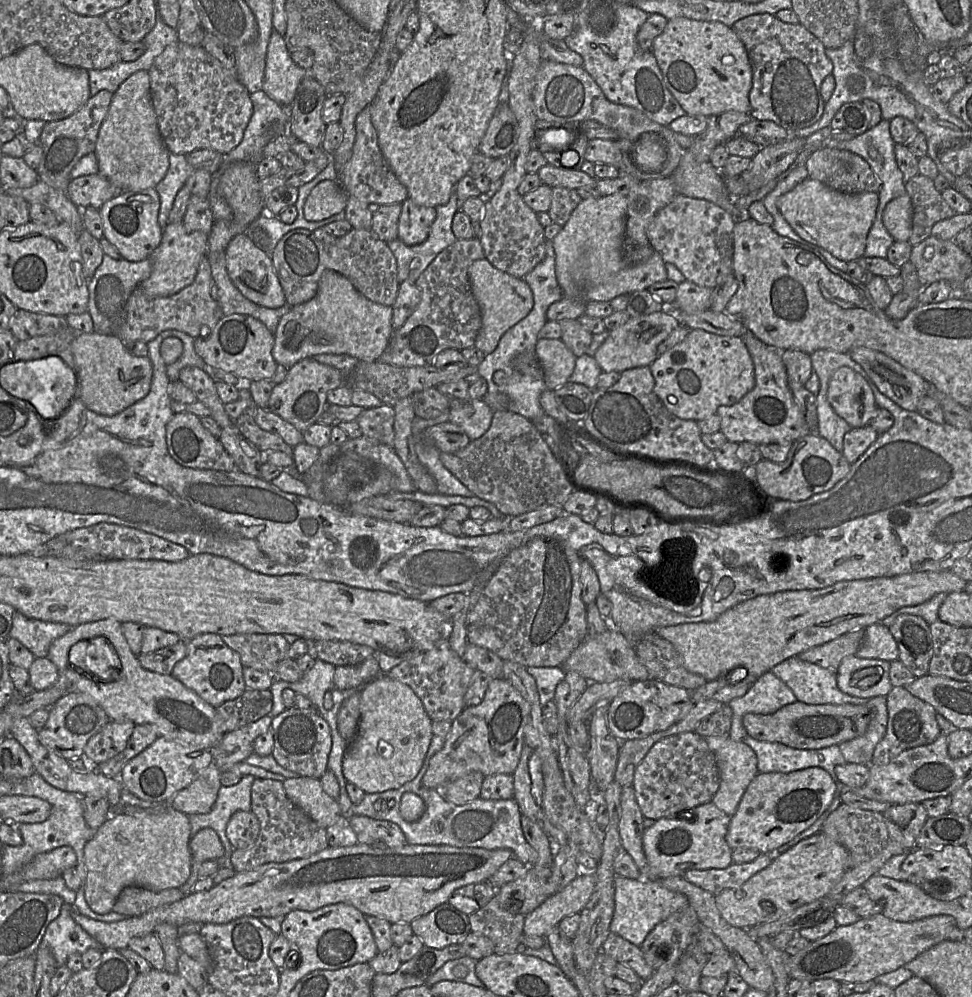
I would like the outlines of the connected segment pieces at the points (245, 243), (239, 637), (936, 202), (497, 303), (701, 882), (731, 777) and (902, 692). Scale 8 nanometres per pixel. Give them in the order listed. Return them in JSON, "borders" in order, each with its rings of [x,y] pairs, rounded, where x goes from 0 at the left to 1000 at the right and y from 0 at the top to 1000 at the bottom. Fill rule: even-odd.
{"borders":[[[[252,234],[244,235],[238,240],[231,250],[231,257],[236,278],[250,297],[274,309],[284,310],[295,305],[279,257],[266,250]]],[[[239,636],[227,638],[231,646],[244,654],[251,669],[281,675],[287,665],[297,659],[298,646],[290,636]]],[[[943,175],[931,184],[931,192],[939,207],[938,232],[934,243],[941,247],[958,237],[962,224],[979,218],[984,213],[963,191],[959,180]]],[[[501,260],[489,261],[481,270],[486,294],[495,312],[495,329],[488,348],[499,356],[506,354],[517,335],[540,319],[548,310],[549,300],[545,287],[537,280],[509,269]]],[[[857,777],[855,779],[860,786],[860,794],[855,807],[833,829],[818,839],[815,843],[789,857],[783,857],[774,865],[762,867],[753,866],[745,872],[711,872],[705,874],[703,880],[710,886],[736,899],[746,892],[760,891],[763,889],[775,878],[790,870],[802,857],[824,843],[844,835],[850,820],[866,805],[864,798],[867,795],[867,791],[861,786],[863,783],[861,779],[857,779]]],[[[723,739],[730,752],[735,755],[741,777],[740,790],[734,798],[733,804],[751,819],[755,817],[770,787],[781,775],[779,758],[770,747],[752,742],[750,739]]],[[[919,689],[912,698],[912,708],[912,734],[900,749],[895,768],[913,766],[930,752],[958,746],[968,736],[960,708],[939,698],[932,690]]]]}

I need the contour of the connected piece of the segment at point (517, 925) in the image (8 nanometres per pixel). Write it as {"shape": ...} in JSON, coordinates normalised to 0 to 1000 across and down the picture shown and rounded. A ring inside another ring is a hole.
{"shape":[[[511,898],[481,919],[485,935],[503,941],[508,947],[509,957],[532,955],[540,919],[519,913],[513,908]]]}

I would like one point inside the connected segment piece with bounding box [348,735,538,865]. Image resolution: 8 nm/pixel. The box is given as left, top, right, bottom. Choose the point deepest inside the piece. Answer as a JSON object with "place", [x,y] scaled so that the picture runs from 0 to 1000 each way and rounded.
{"place":[504,826]}

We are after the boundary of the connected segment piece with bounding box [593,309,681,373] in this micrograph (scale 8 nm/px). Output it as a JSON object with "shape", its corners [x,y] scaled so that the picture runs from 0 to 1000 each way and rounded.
{"shape":[[[684,310],[666,317],[648,319],[643,325],[628,332],[626,339],[610,357],[620,373],[641,373],[645,370],[669,367],[677,358],[676,348],[701,323],[694,313]]]}

